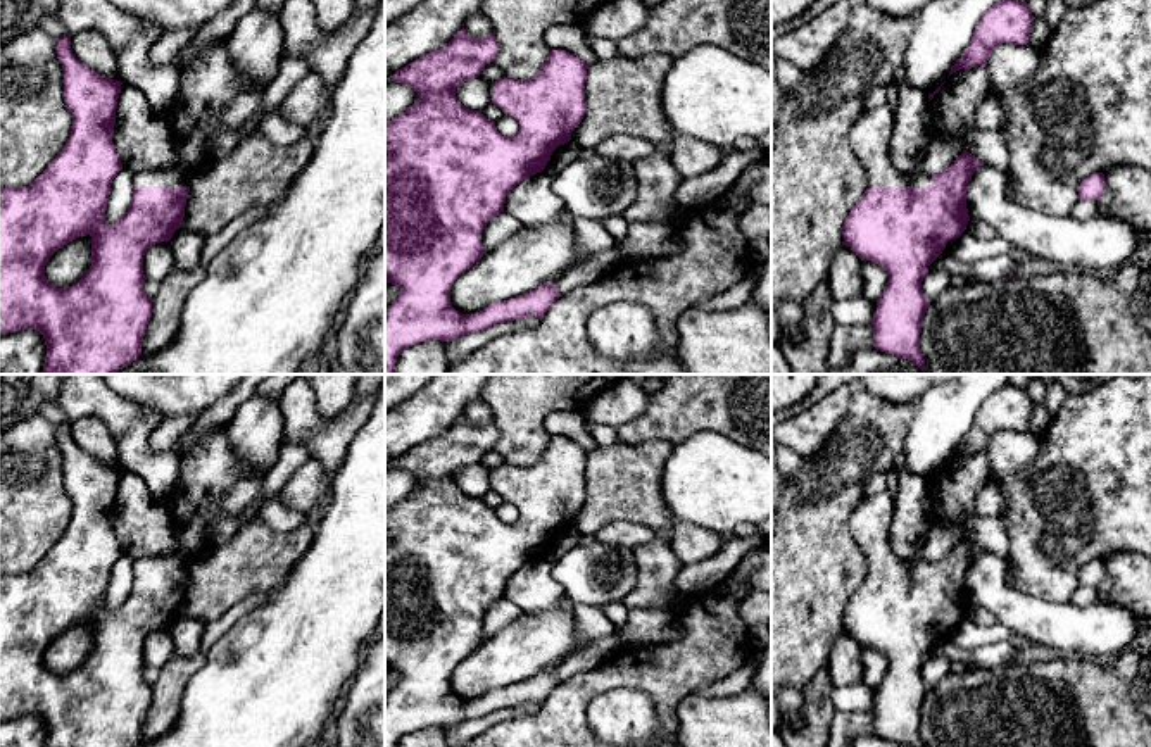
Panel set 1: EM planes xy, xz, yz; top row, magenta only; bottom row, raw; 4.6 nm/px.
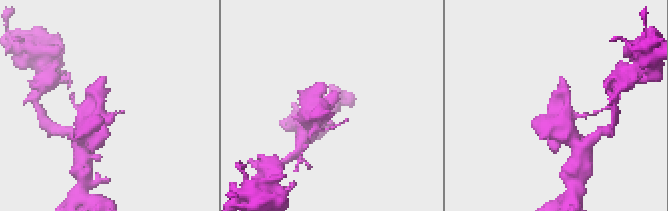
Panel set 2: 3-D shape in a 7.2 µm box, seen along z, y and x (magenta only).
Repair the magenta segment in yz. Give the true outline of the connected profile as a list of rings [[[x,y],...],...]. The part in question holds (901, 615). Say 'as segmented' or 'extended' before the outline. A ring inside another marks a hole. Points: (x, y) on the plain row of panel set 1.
extended; [[[885,490],[865,497],[851,512],[849,528],[861,547],[868,574],[846,604],[842,631],[849,633],[861,647],[871,647],[889,659],[889,668],[877,687],[873,700],[873,733],[901,745],[925,747],[920,737],[923,700],[930,685],[921,676],[928,652],[942,640],[946,630],[961,623],[970,607],[966,595],[966,573],[984,549],[963,540],[940,559],[913,564],[899,559],[890,547],[894,497]]]

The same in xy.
extended; [[[71,423],[57,424],[57,445],[64,455],[64,488],[71,499],[71,521],[28,573],[0,574],[0,723],[35,716],[45,725],[45,747],[136,747],[152,685],[145,681],[143,642],[160,628],[169,628],[185,604],[190,569],[207,550],[207,530],[228,518],[221,507],[224,495],[248,471],[236,457],[226,428],[219,428],[181,455],[178,485],[164,499],[171,511],[176,549],[166,556],[133,562],[128,599],[114,611],[105,607],[112,566],[123,556],[112,530],[121,468],[97,461],[76,445]],[[79,623],[91,623],[91,652],[72,673],[48,669],[45,652],[50,643]]]

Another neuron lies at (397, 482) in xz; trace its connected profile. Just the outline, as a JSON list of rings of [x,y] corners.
[[[385,469],[385,509],[406,499],[418,486],[418,480],[406,469]]]

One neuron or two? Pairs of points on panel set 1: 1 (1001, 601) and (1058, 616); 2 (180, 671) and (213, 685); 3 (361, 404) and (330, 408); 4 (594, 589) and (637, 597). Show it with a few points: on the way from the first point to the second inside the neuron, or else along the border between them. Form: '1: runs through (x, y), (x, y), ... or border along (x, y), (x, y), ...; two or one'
1: runs through (1015, 609), (1025, 616), (1044, 616); one
2: border along (206, 654), (206, 659), (183, 692), (178, 715); two
3: border along (356, 392), (352, 401), (335, 418); two
4: border along (634, 556), (635, 585), (622, 599); two

